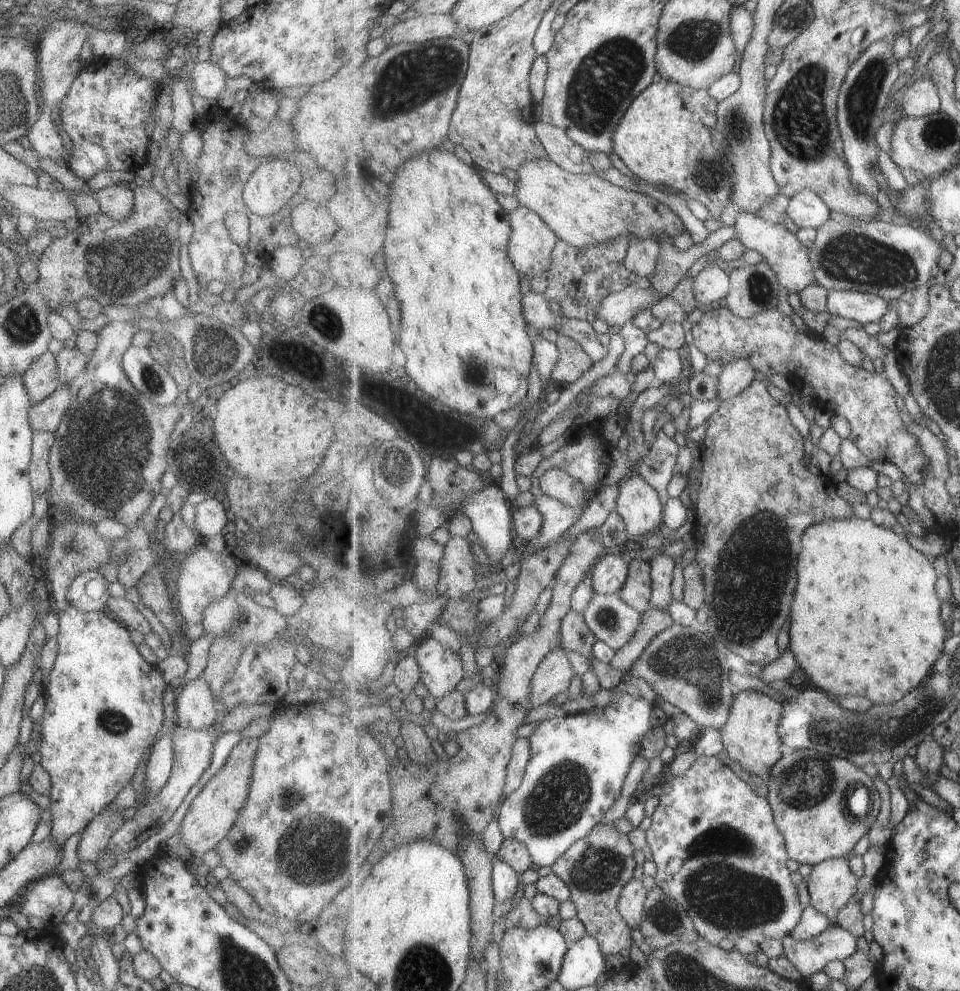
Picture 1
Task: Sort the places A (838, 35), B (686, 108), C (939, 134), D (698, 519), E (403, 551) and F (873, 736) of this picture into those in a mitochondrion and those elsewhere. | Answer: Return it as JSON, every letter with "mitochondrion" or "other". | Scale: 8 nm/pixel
{"A":"other","B":"other","C":"mitochondrion","D":"other","E":"other","F":"mitochondrion"}

